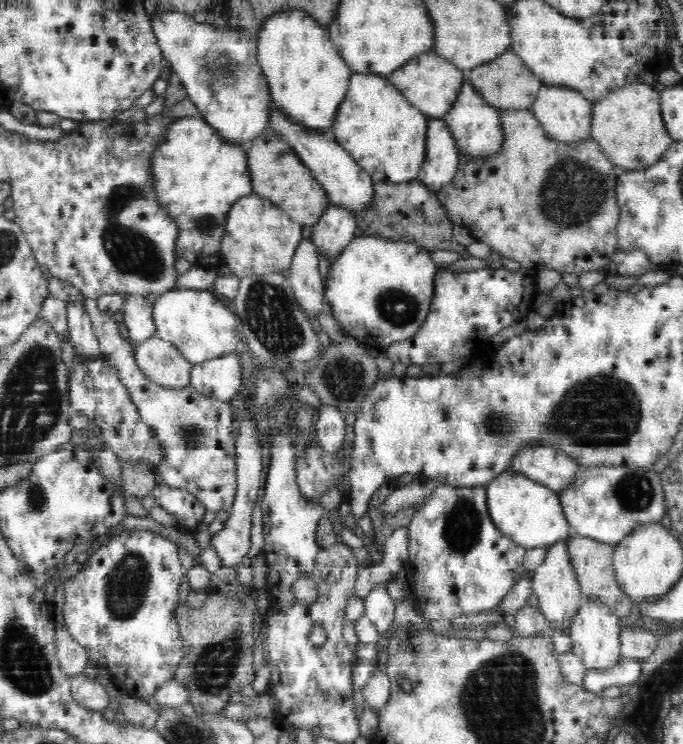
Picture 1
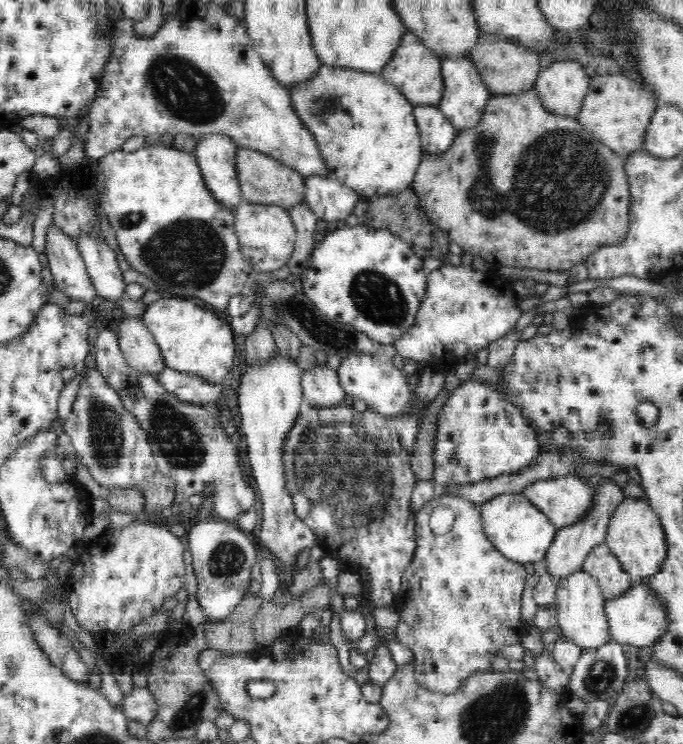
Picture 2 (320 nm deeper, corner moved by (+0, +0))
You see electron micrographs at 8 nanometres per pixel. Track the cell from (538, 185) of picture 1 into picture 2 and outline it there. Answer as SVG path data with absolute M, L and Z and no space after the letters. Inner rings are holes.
M535 88L518 95L492 96L482 120L475 127L459 129L447 151L442 155L423 155L410 188L415 190L426 216L434 225L447 232L451 242L458 244L464 253L481 256L486 262L493 262L495 265L543 271L570 271L576 262L585 262L588 256L599 248L620 244L629 230L631 196L625 173L625 161L580 124L577 117L554 115L546 111Z

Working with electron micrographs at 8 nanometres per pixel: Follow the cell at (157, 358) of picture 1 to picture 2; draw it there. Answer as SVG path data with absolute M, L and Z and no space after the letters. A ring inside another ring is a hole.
M123 316L115 325L120 351L132 369L154 376L166 370L162 352L142 318Z

